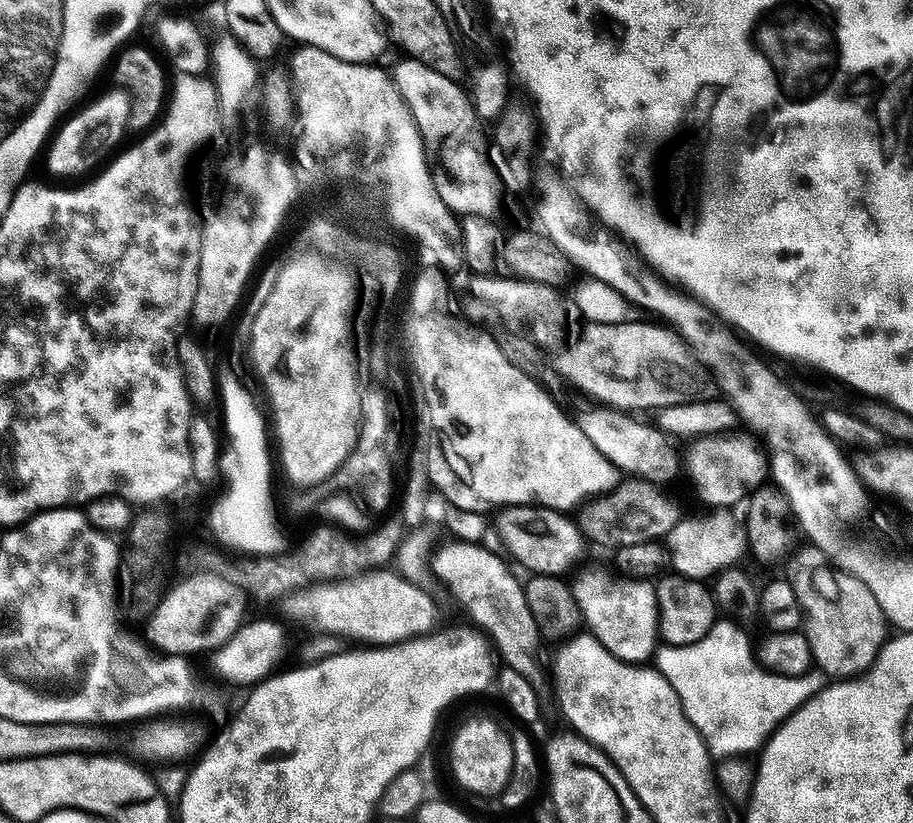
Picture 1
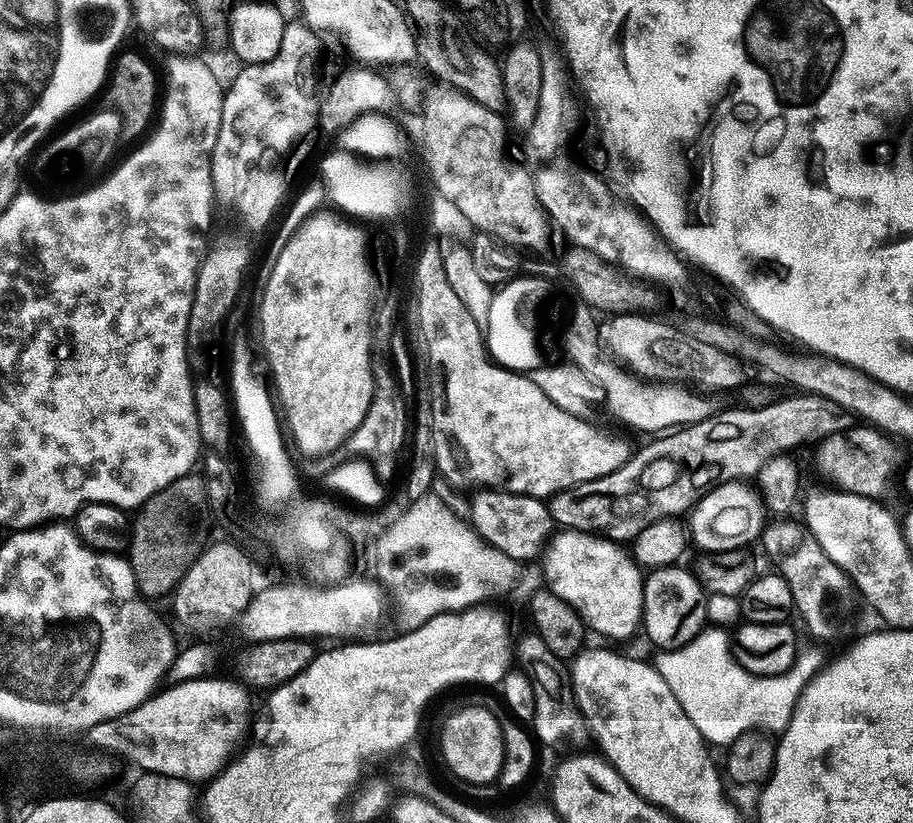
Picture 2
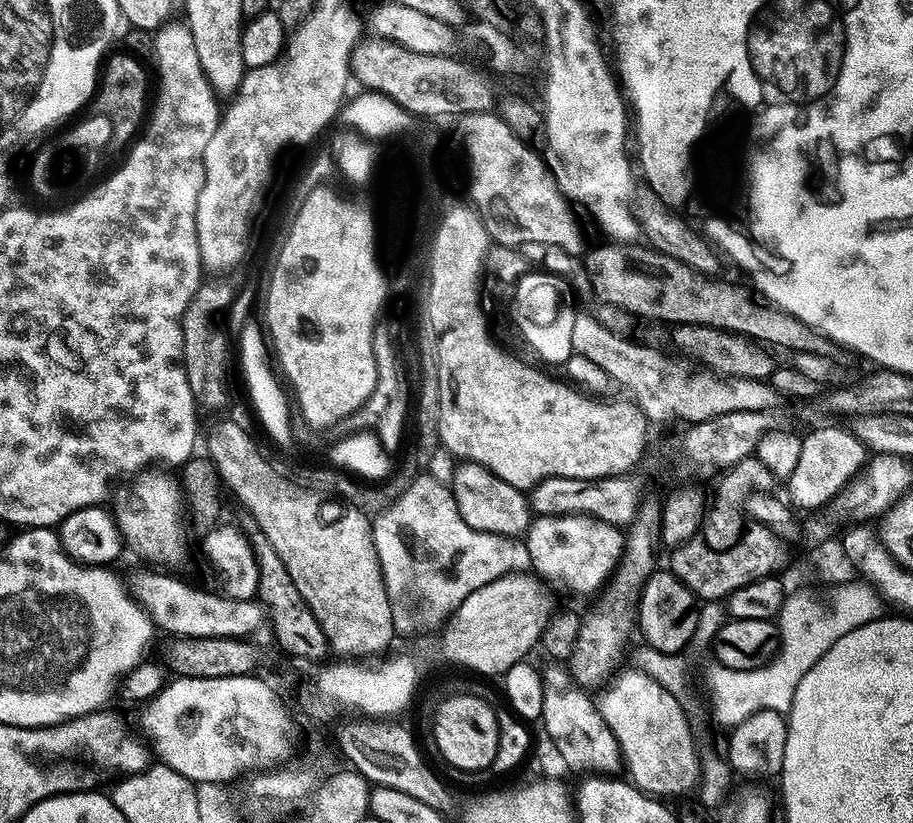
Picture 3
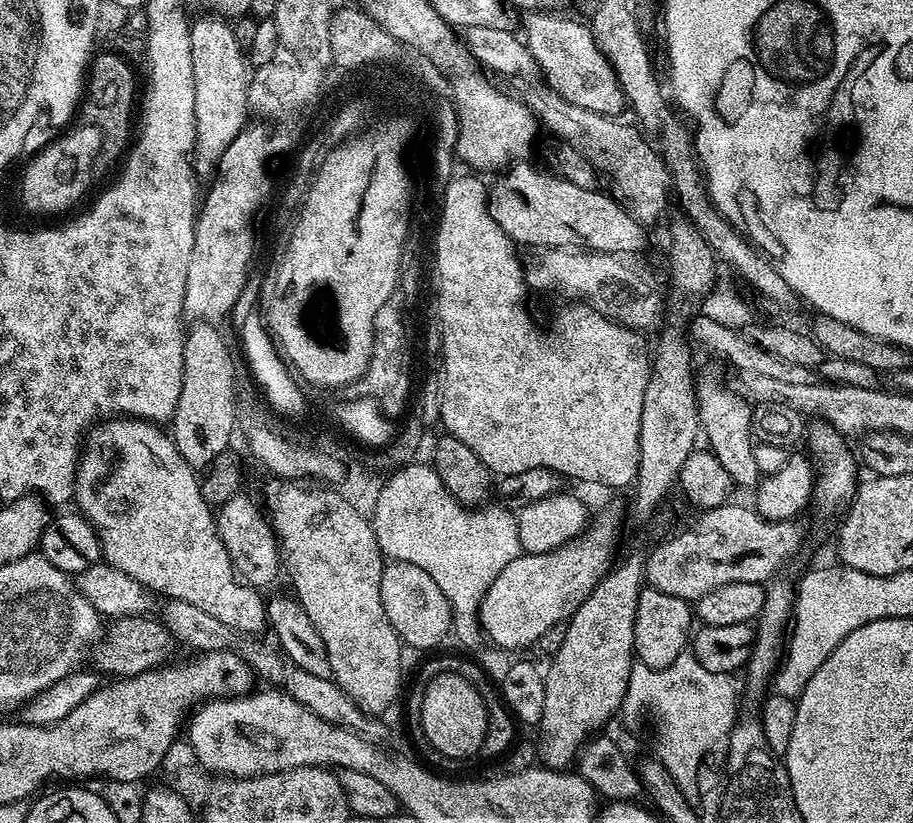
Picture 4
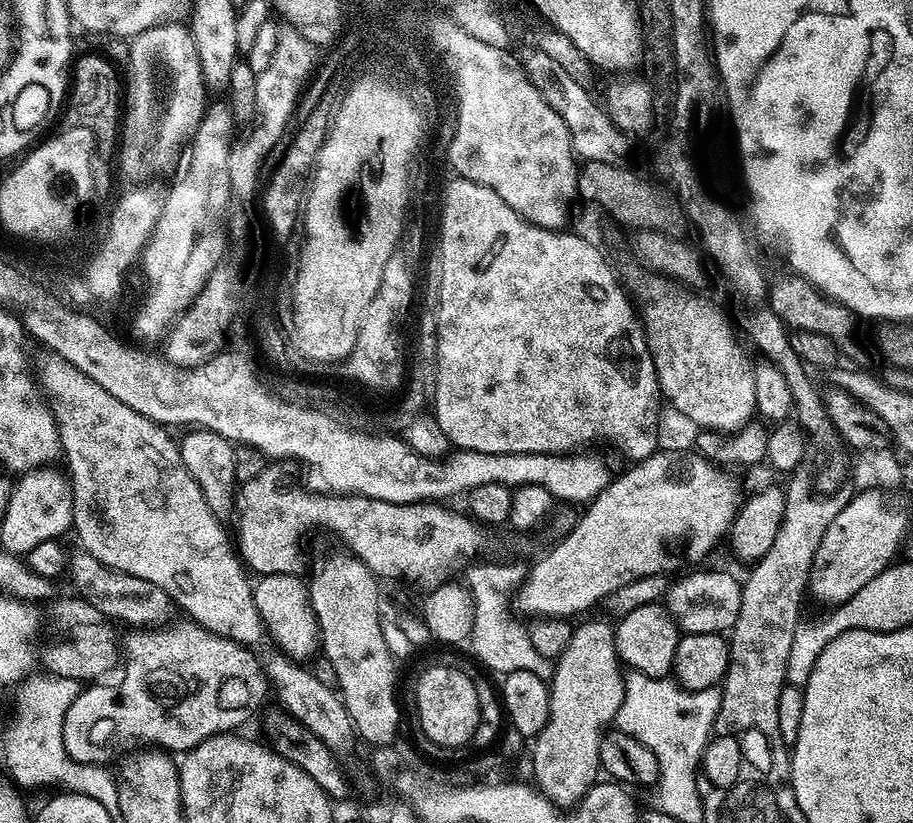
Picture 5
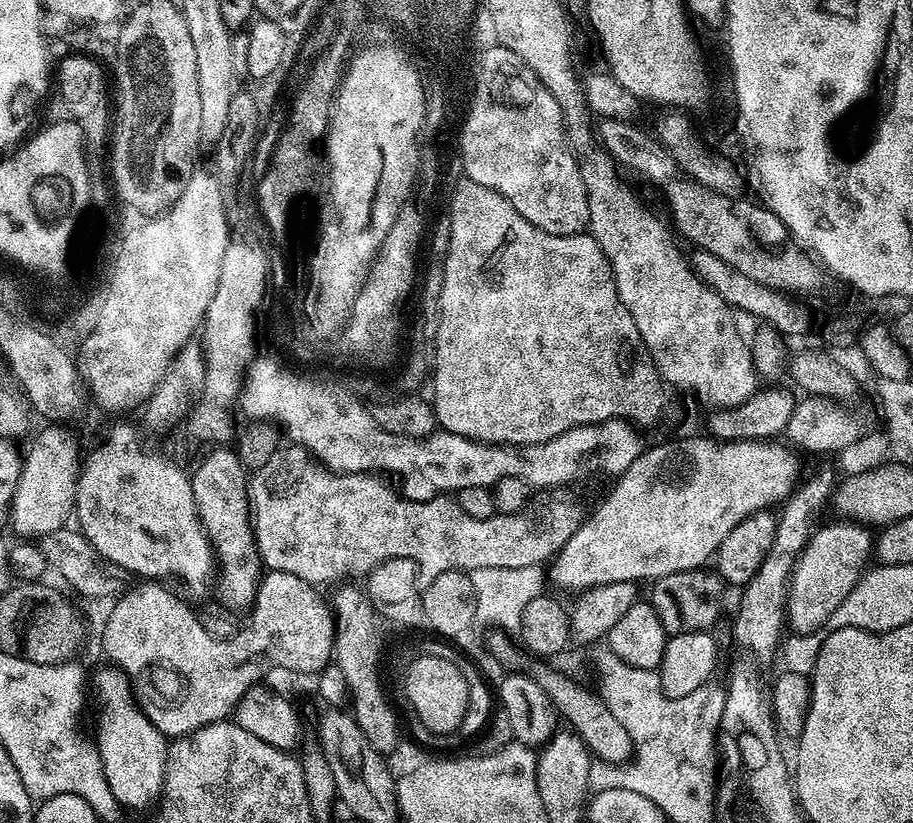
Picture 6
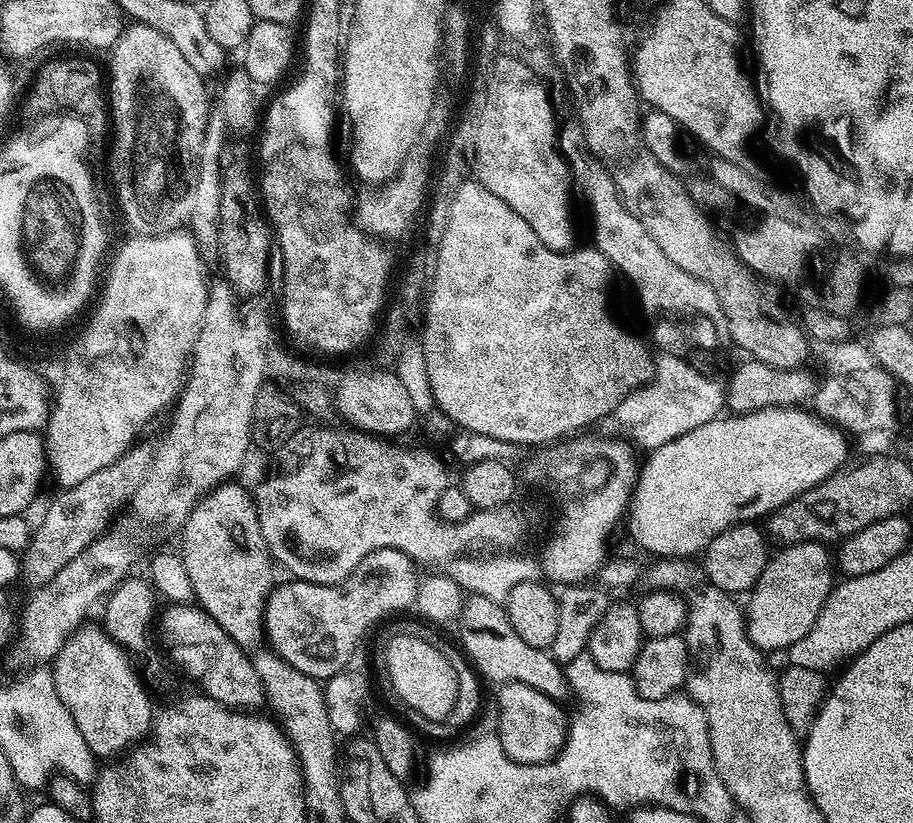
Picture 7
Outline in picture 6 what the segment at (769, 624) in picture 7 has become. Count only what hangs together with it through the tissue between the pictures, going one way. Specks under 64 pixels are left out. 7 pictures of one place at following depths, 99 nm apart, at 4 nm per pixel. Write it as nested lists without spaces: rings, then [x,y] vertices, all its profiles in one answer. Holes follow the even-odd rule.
[[[836,522],[817,527],[796,558],[792,577],[788,580],[786,624],[796,634],[816,634],[828,623],[843,600],[854,590],[874,552],[874,536],[865,525]]]

